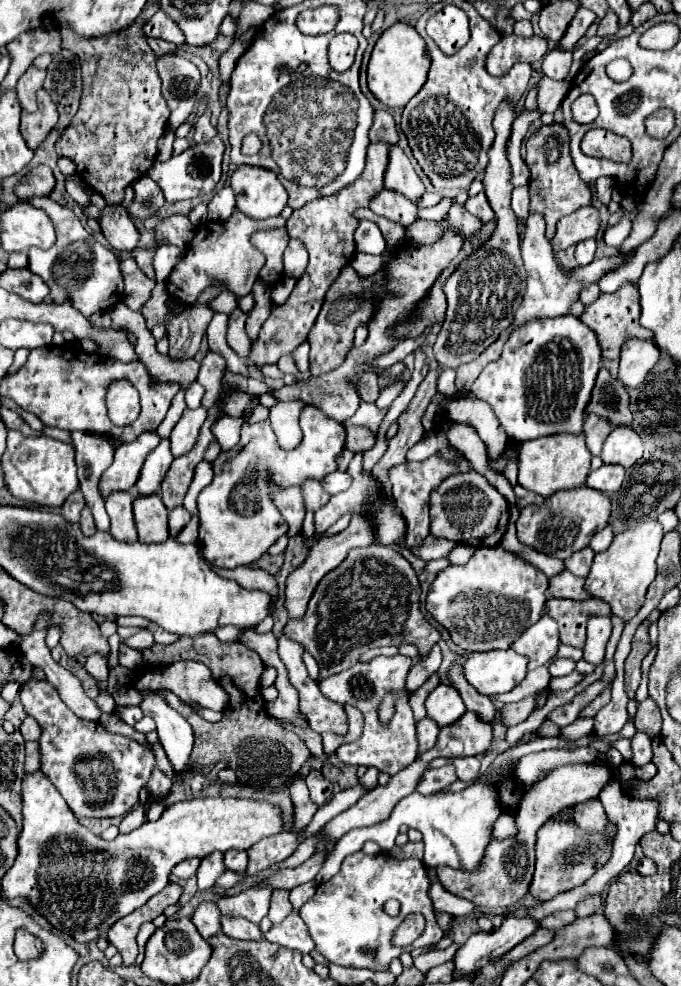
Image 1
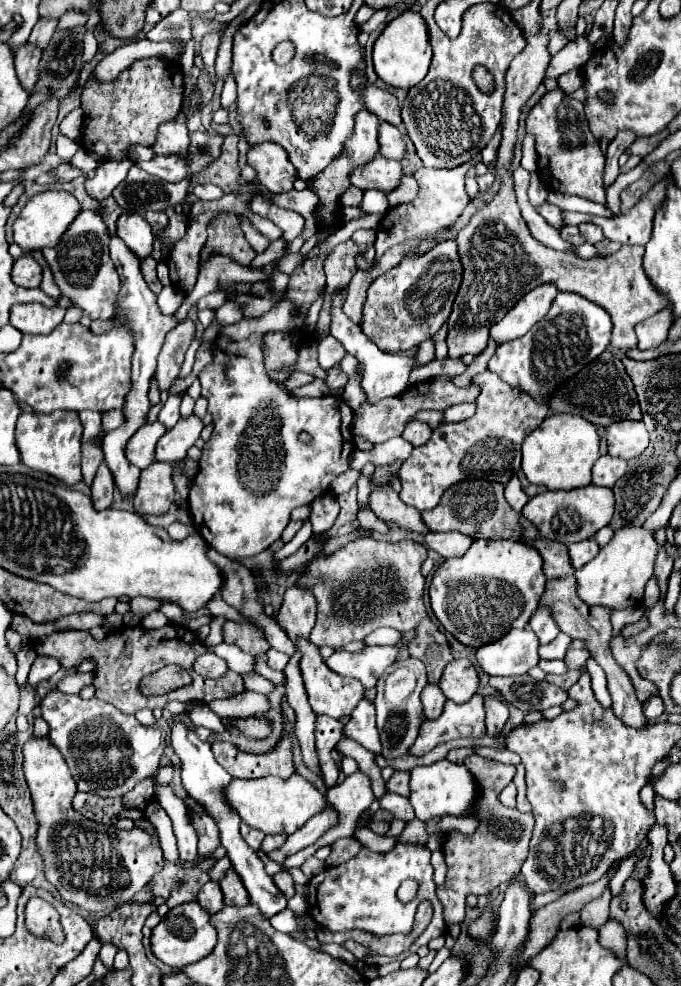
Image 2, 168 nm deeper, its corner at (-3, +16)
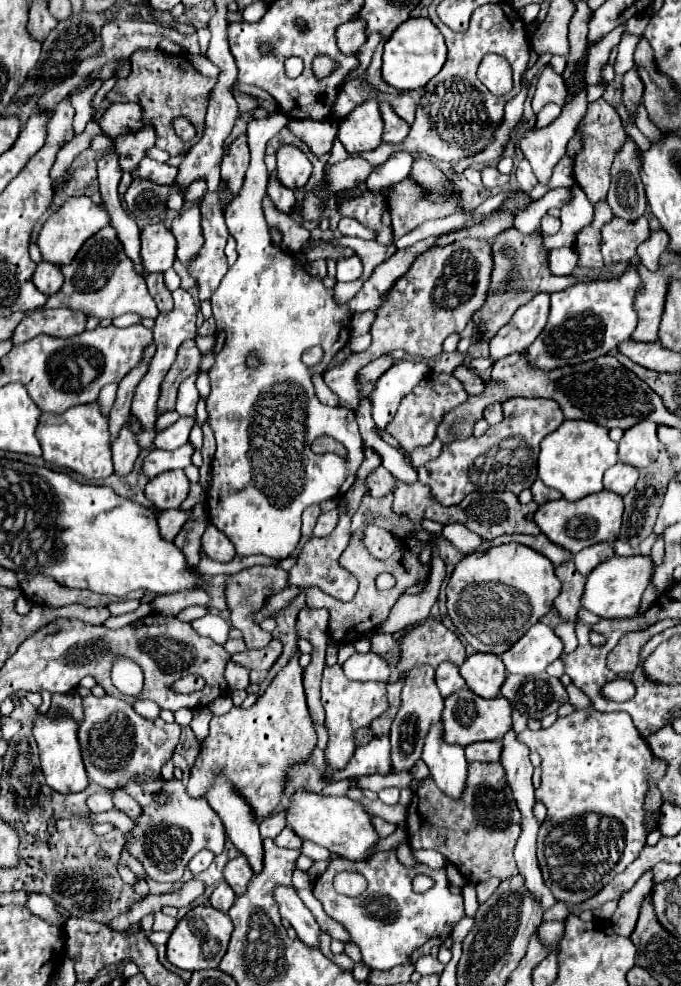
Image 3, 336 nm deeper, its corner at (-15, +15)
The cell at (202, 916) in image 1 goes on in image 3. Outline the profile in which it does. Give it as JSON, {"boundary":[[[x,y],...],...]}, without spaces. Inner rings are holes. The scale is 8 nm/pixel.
{"boundary":[[[221,881],[219,887],[213,891],[213,895],[209,897],[209,901],[211,901],[211,905],[215,909],[227,913],[231,909],[231,905],[235,903],[235,893],[233,893],[233,889],[225,881]]]}

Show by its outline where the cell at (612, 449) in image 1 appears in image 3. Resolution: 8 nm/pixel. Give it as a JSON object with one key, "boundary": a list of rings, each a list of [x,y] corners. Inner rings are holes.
{"boundary":[[[639,421],[627,429],[619,441],[619,461],[637,469],[655,463],[661,443],[657,439],[657,425],[653,421]]]}

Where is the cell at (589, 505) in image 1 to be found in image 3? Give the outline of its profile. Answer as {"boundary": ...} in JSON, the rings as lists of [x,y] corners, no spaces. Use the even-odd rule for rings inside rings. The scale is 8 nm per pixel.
{"boundary":[[[601,491],[573,503],[567,499],[549,501],[541,505],[539,511],[535,513],[535,523],[549,537],[551,543],[575,555],[585,547],[591,547],[603,541],[615,541],[621,529],[621,515],[623,515],[623,499],[617,493]]]}

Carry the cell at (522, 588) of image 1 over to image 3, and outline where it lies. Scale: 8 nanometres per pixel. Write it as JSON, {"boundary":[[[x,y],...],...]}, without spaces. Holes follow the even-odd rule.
{"boundary":[[[503,543],[499,547],[491,547],[485,553],[469,553],[457,563],[447,585],[447,611],[453,619],[453,625],[475,647],[475,651],[503,655],[529,631],[529,627],[533,627],[543,615],[551,611],[559,589],[561,581],[557,579],[555,567],[547,557],[521,543]]]}

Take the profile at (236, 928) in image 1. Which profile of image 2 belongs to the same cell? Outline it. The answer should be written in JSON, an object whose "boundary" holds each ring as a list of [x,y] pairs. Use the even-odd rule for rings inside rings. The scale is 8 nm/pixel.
{"boundary":[[[229,870],[219,884],[221,884],[221,890],[223,890],[223,896],[225,896],[225,904],[227,906],[243,908],[243,906],[251,904],[249,896],[247,896],[247,890],[245,890],[245,886],[239,880],[239,874],[235,870]]]}

